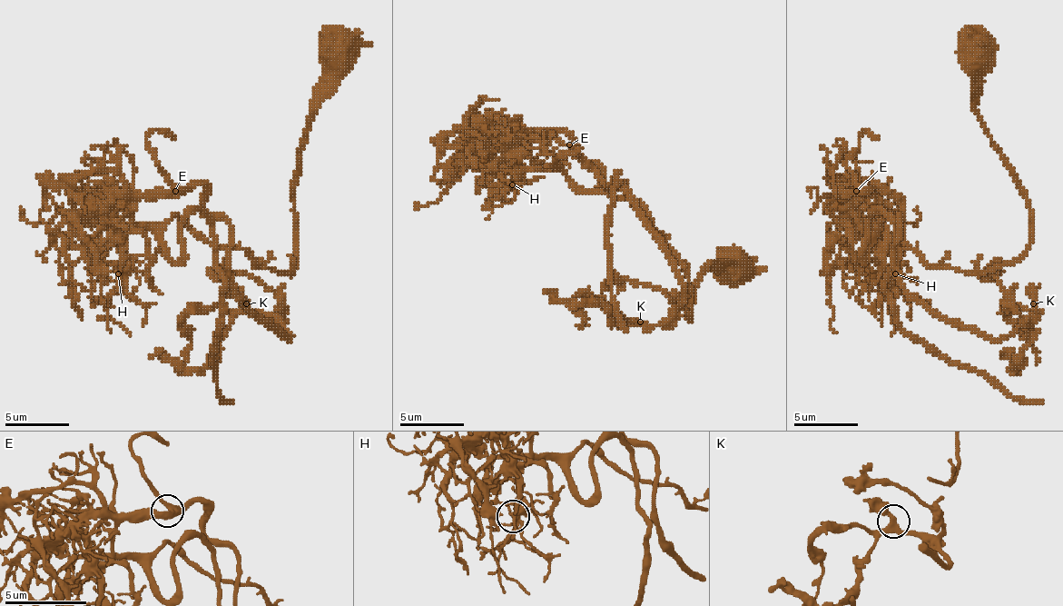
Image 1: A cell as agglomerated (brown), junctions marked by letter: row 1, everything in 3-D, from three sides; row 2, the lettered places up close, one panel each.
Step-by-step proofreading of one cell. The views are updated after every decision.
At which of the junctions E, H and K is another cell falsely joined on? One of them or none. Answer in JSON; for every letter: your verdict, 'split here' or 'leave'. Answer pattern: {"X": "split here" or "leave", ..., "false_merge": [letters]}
{"E": "leave", "H": "split here", "K": "leave", "false_merge": ["H"]}

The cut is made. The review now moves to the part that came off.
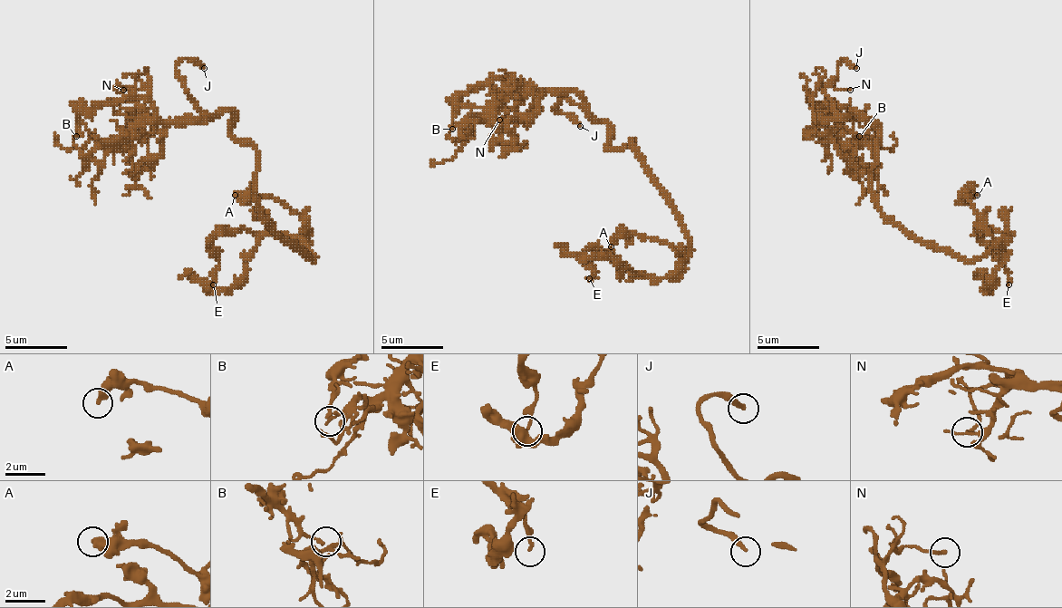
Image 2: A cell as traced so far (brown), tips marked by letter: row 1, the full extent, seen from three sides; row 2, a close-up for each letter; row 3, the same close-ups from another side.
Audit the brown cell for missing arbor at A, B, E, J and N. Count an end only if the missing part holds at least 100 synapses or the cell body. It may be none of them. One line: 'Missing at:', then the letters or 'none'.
Missing at: J

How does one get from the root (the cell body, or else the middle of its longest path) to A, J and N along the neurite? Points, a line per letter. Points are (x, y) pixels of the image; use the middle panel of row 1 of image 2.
A: (632, 144), (672, 209), (688, 256), (682, 262), (685, 256), (663, 241), (635, 235), (623, 235), (611, 246)
J: (632, 144), (607, 148), (607, 126), (595, 122), (564, 95), (552, 107), (580, 126)
N: (632, 144), (607, 148), (607, 126), (574, 91), (539, 89), (533, 82), (502, 95), (506, 113), (499, 120)

